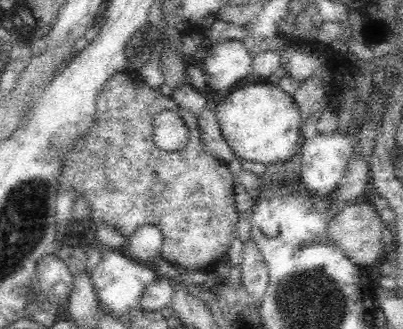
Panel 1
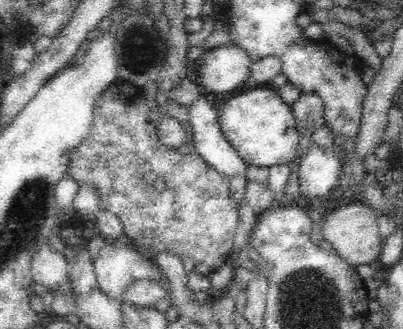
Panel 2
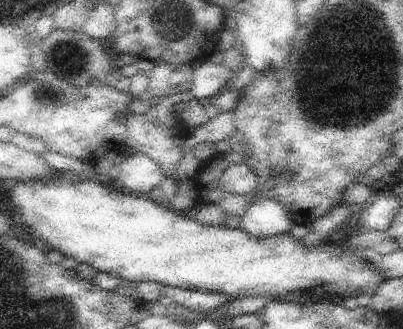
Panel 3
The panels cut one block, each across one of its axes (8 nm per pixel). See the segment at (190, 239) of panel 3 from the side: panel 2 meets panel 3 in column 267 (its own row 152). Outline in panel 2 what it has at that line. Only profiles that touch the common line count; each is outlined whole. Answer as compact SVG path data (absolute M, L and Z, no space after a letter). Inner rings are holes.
M258 88L250 94L228 100L220 116L220 130L248 166L270 168L278 164L298 162L298 144L302 136L296 128L292 104L286 104L276 90Z

